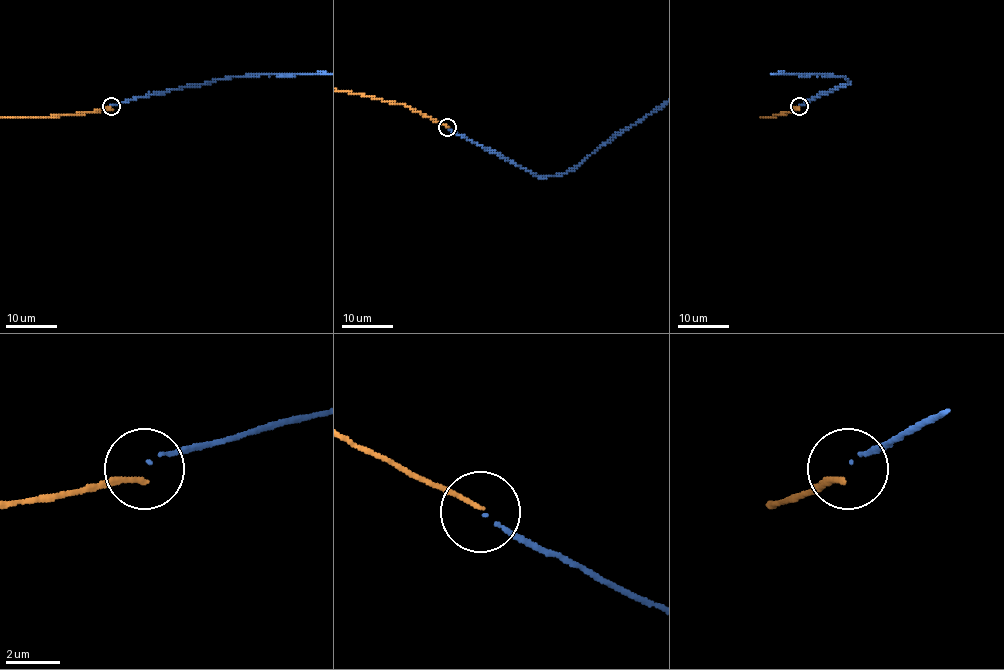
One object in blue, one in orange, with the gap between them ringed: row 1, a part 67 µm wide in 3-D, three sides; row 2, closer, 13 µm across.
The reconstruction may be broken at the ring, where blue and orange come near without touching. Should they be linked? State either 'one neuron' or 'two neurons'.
two neurons

